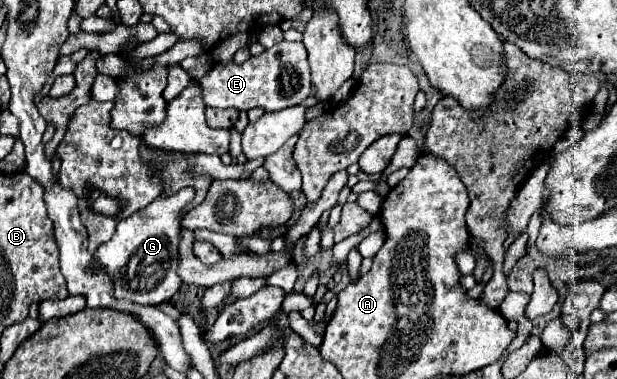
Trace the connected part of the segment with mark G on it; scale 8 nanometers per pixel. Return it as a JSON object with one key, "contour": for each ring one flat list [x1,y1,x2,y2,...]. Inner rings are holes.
{"contour":[[189,188,171,196,163,194,149,206,125,218,123,222,129,222,125,228,123,222,119,222,113,238,99,246,93,256,93,266,103,266,111,274,117,298,153,306,159,302,169,302,171,296,179,290,181,278,177,278,177,250,181,238,181,220,185,216,185,208,191,202,193,190]]}

